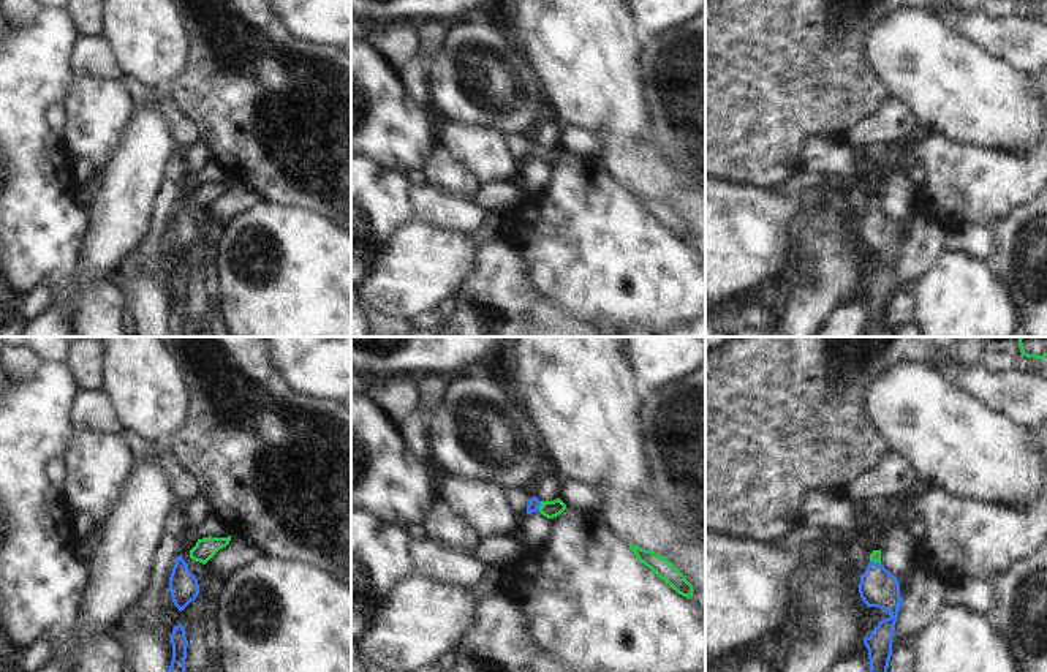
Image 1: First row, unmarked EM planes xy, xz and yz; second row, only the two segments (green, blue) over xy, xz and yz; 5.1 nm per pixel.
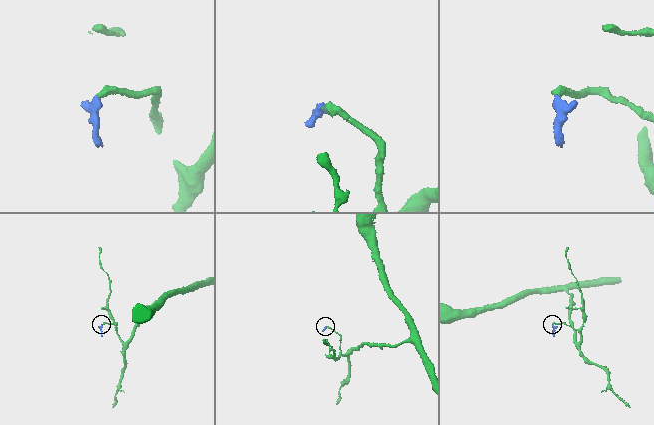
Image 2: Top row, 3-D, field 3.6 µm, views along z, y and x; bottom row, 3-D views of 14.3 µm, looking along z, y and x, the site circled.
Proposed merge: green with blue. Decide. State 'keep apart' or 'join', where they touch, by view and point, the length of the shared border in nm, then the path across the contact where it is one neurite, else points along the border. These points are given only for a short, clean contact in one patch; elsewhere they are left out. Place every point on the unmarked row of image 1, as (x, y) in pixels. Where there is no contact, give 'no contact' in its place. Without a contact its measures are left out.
join; meets green in xz at (540, 152); contact 50 nm long; runs through xz (549, 155), (540, 152), (535, 149)

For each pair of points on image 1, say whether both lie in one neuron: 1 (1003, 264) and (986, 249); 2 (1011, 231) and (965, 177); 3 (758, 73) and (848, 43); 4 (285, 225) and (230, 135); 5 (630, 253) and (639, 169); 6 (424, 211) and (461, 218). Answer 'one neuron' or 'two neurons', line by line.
1: two neurons
2: two neurons
3: one neuron
4: two neurons
5: two neurons
6: one neuron

